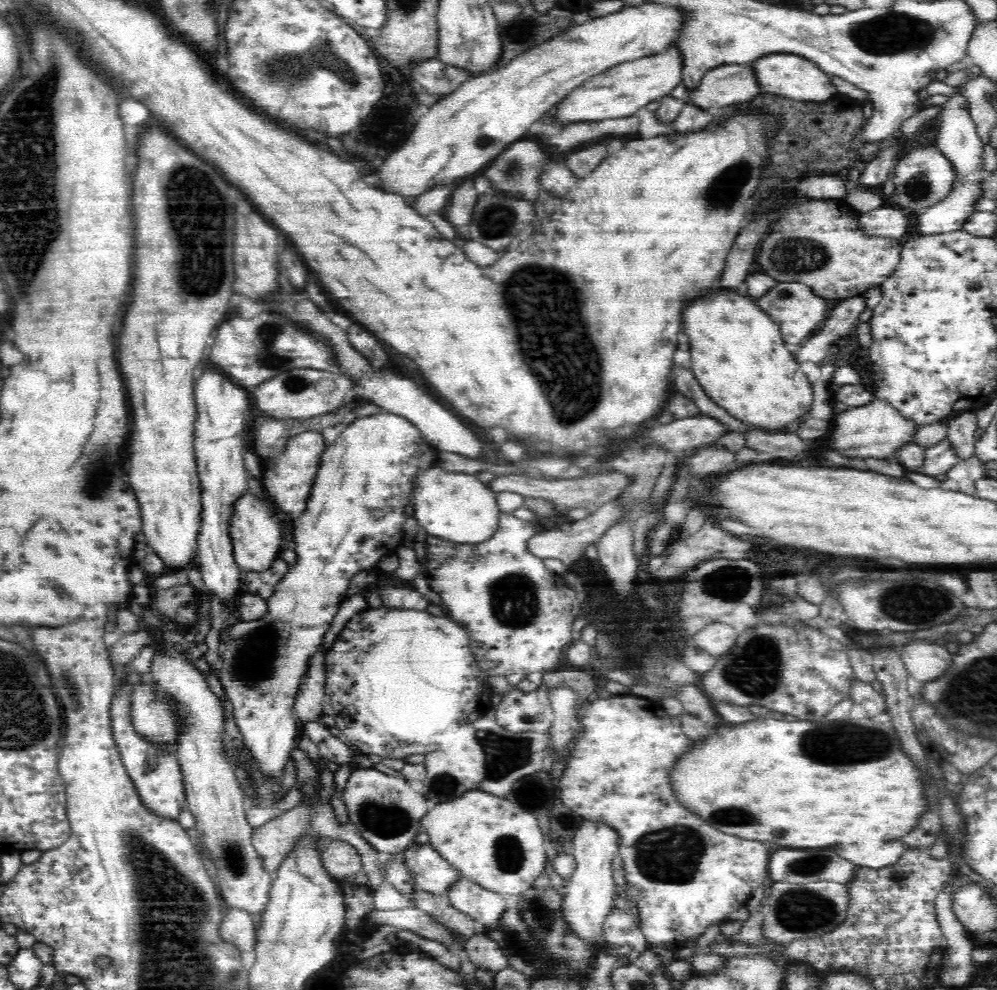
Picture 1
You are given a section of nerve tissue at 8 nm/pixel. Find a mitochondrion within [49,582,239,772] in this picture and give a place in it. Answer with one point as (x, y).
(70, 685)

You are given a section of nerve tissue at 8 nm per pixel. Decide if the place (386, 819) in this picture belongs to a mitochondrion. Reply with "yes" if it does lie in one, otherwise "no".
yes

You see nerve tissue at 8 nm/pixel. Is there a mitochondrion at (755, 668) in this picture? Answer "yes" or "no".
yes

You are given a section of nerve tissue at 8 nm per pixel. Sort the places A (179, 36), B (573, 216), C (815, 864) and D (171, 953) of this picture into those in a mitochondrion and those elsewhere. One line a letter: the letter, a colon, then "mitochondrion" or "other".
A: other
B: other
C: mitochondrion
D: mitochondrion

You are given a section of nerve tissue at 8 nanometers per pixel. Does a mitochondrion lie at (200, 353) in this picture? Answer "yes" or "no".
no

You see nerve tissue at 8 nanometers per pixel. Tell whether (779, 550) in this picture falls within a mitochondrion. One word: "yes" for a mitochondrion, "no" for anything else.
no

